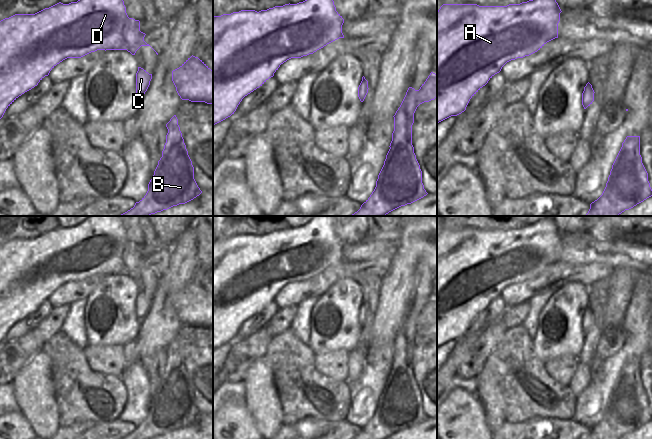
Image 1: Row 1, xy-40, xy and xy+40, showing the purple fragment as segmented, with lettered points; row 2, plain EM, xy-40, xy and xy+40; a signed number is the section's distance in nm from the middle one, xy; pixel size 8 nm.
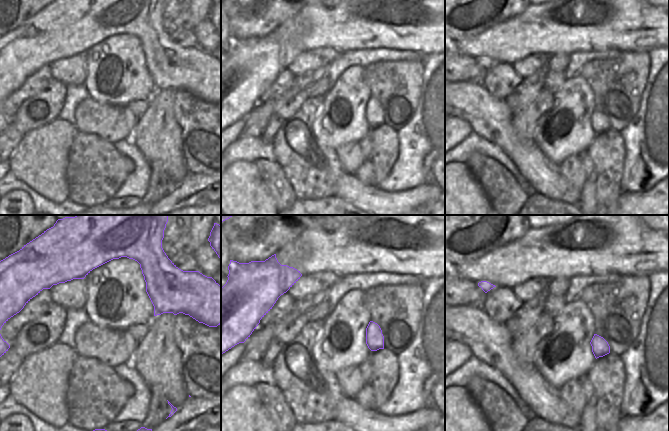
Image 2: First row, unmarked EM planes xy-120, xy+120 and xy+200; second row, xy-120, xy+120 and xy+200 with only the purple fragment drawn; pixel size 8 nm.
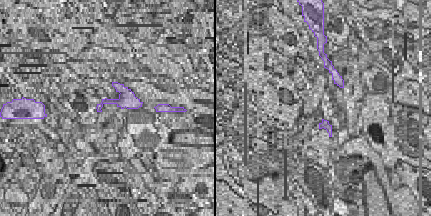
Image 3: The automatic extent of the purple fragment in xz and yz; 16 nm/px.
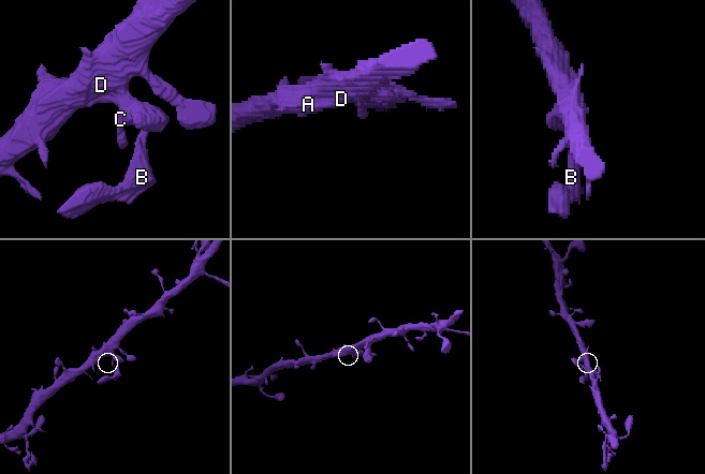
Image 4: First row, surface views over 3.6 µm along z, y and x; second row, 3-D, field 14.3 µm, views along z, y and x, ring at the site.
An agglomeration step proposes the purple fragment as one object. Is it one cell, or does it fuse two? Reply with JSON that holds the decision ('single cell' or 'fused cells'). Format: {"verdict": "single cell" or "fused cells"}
{"verdict": "single cell"}

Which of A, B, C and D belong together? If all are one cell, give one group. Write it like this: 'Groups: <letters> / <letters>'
Groups: A B C D.

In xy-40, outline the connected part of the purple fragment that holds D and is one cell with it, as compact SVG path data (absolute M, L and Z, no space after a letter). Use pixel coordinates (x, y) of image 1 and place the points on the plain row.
M88 216L83 222L77 226L63 228L61 226L45 232L35 238L15 238L9 242L0 245L0 343L3 341L6 333L22 318L31 314L60 286L67 282L81 282L91 276L97 274L127 274L132 279L141 270L150 270L144 265L145 257L140 255L140 245L129 242L126 237L124 225L119 216Z

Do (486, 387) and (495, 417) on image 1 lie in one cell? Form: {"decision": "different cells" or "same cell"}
{"decision": "same cell"}

